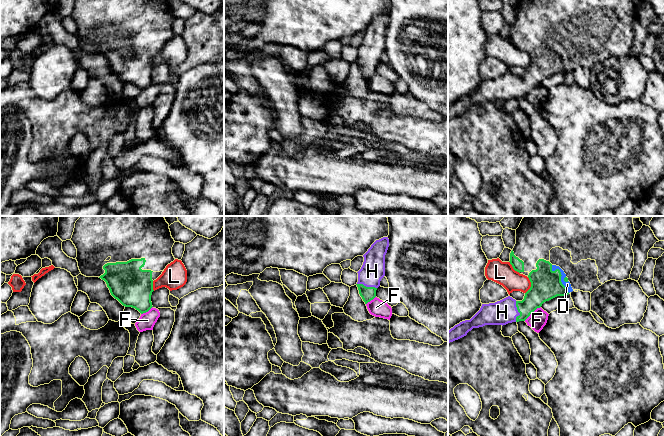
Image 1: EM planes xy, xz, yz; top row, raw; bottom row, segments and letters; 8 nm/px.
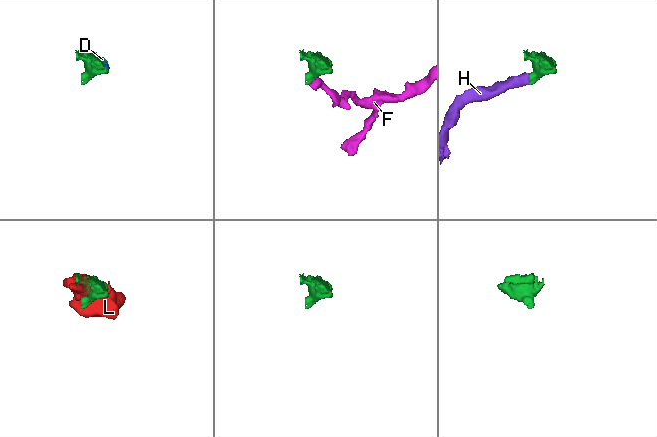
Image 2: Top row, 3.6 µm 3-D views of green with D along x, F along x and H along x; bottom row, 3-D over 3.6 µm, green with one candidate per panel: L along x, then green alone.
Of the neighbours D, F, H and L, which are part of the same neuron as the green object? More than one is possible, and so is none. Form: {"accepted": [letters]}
{"accepted": ["D", "H"]}

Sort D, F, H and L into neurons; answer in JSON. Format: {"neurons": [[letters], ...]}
{"neurons": [["D", "H"], ["F"], ["L"]]}

